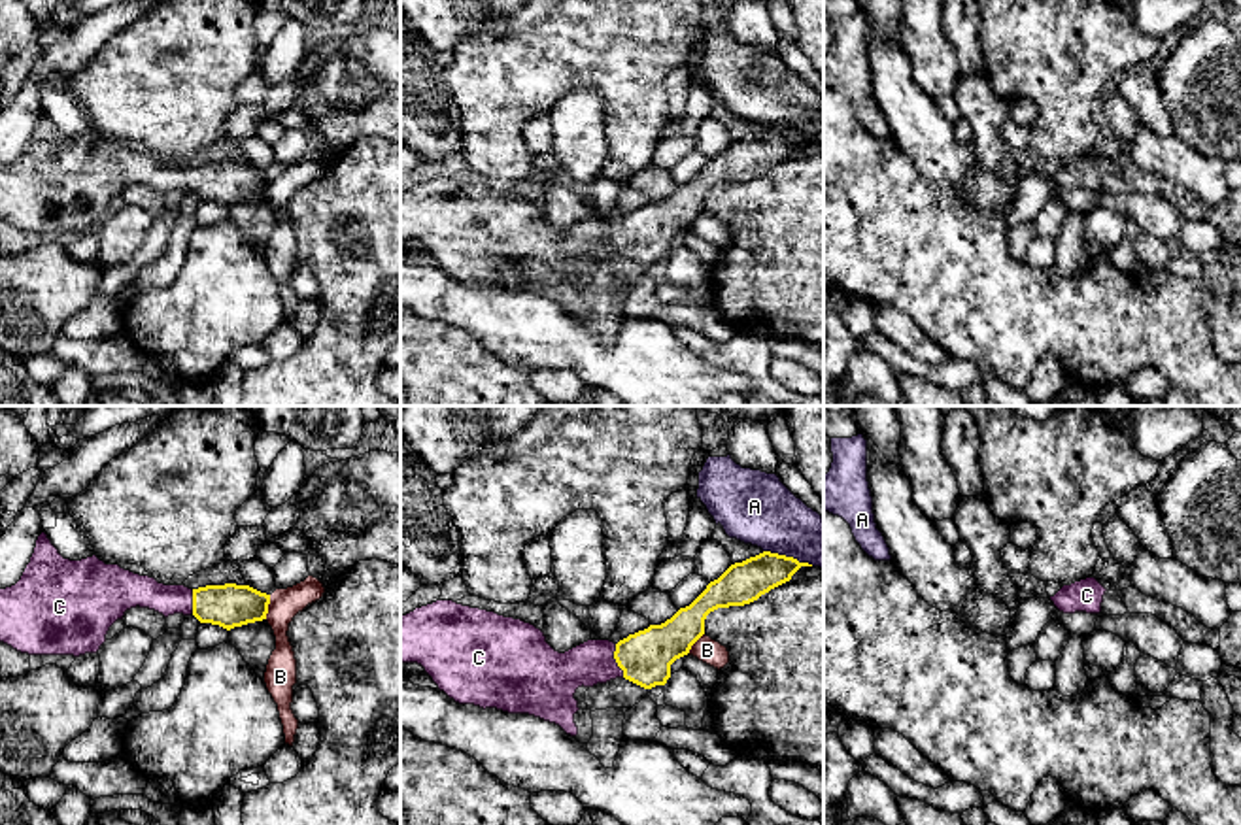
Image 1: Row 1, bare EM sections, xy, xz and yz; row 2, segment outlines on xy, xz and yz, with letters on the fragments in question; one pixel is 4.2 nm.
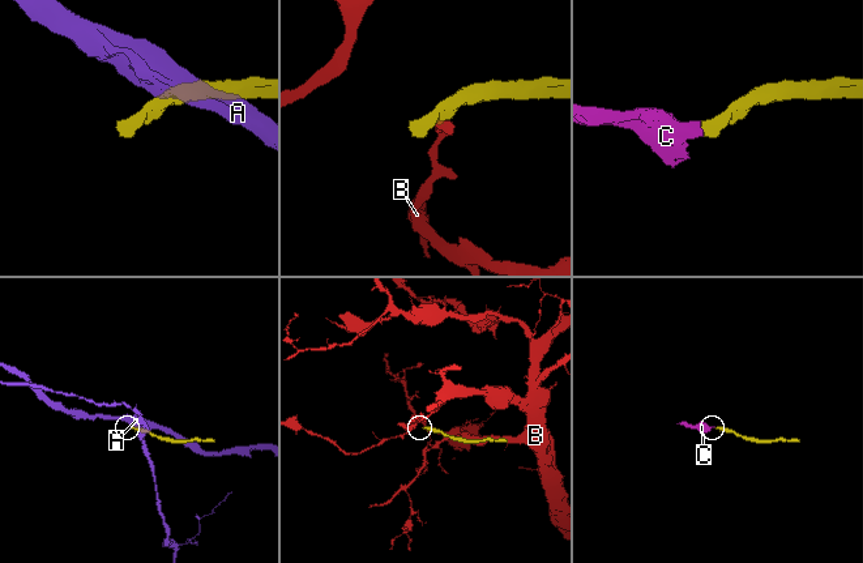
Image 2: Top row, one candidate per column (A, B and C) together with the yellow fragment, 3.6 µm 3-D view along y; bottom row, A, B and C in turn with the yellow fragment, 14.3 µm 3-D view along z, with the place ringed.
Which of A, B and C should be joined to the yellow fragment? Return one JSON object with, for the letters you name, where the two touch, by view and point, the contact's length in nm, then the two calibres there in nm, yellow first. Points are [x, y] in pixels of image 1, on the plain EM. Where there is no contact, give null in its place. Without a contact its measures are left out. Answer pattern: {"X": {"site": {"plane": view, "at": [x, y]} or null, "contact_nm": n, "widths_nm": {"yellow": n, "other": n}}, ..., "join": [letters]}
{"C": {"site": {"plane": "xz", "at": [616, 238]}, "contact_nm": 150, "widths_nm": {"yellow": 220, "other": 190}}, "join": ["C"]}

